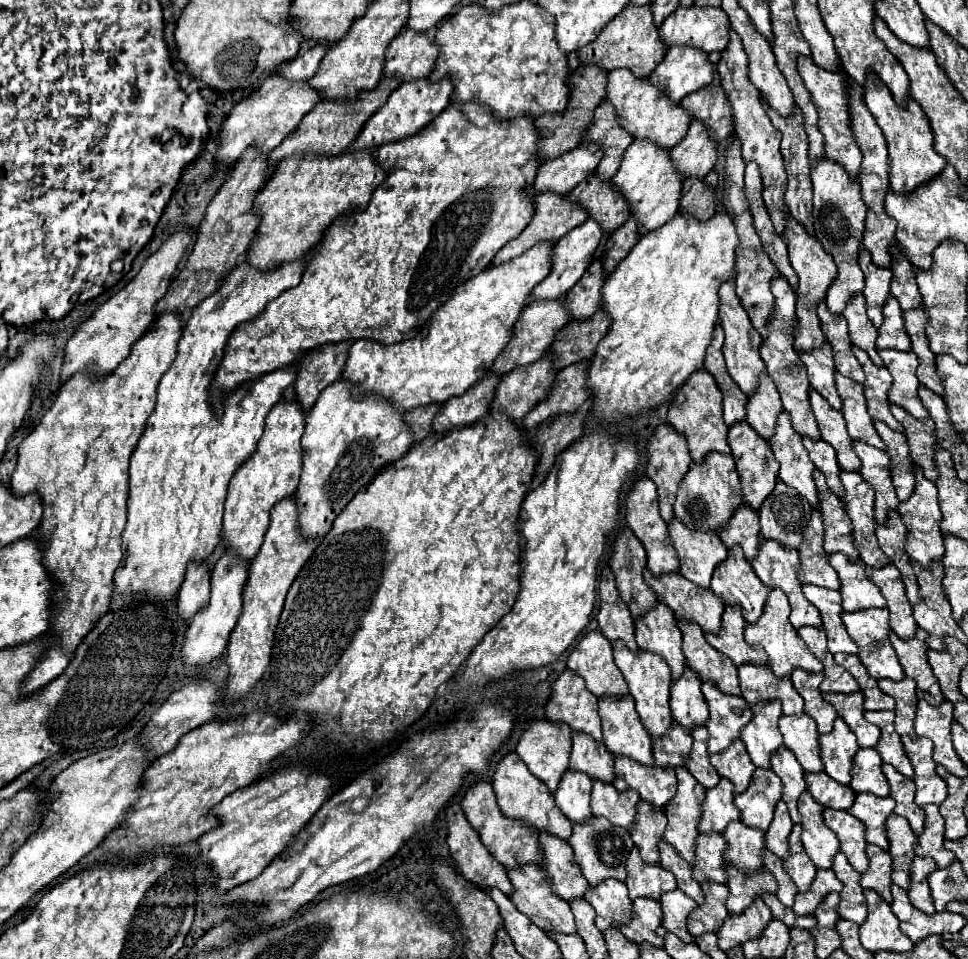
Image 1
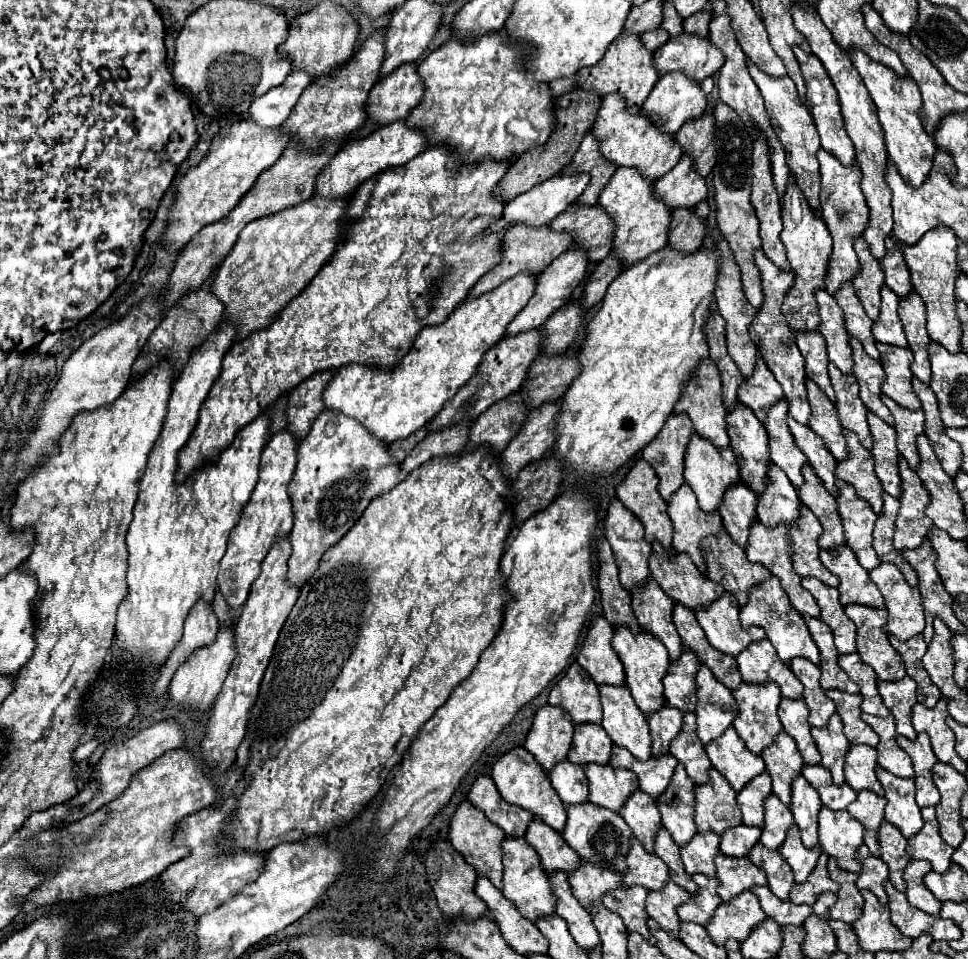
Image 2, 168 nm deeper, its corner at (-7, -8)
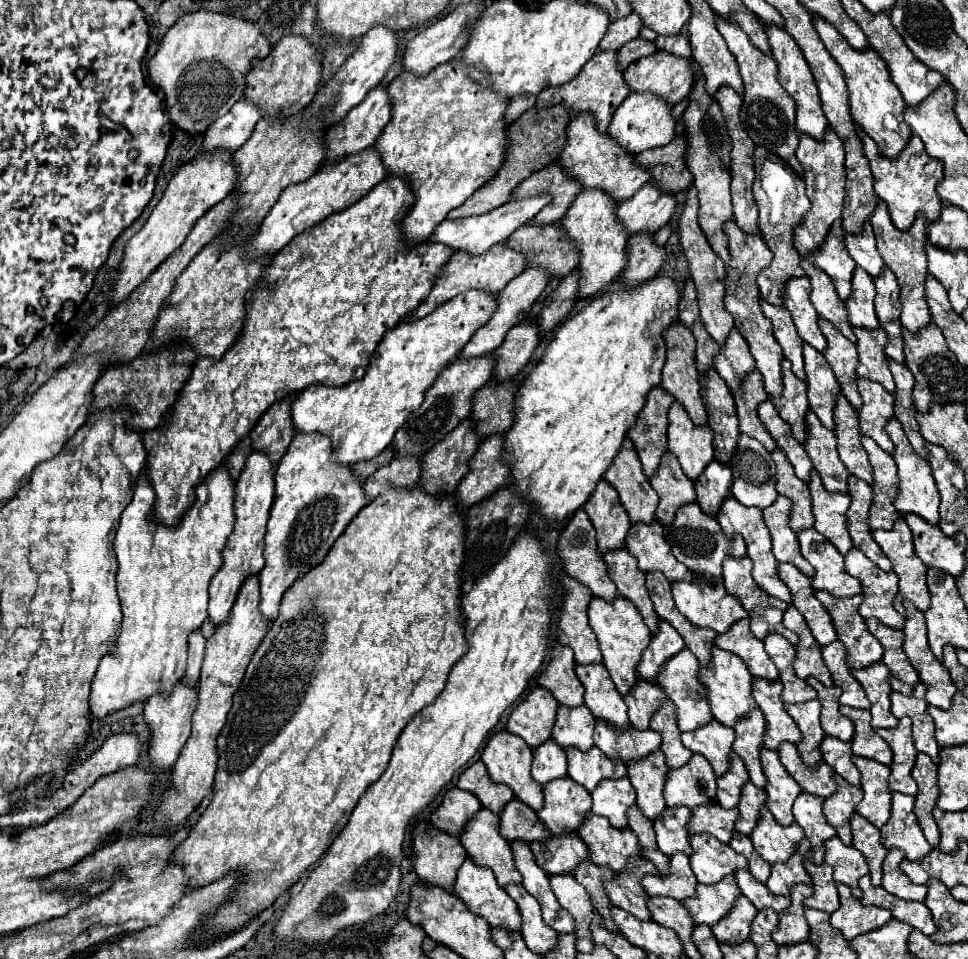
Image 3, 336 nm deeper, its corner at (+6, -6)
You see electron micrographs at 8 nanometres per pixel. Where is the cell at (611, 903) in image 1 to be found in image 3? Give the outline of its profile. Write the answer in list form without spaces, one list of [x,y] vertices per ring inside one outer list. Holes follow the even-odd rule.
[[[577,832],[551,836],[549,842],[533,842],[531,852],[547,874],[573,874],[583,860],[589,860],[589,850]]]

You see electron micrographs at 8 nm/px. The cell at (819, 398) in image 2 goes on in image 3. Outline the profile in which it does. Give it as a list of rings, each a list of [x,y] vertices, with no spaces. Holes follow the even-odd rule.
[[[787,358],[781,360],[781,380],[783,392],[779,398],[769,396],[777,414],[789,424],[791,434],[797,442],[805,442],[805,412],[809,410],[807,402],[807,386],[791,372],[791,362]]]

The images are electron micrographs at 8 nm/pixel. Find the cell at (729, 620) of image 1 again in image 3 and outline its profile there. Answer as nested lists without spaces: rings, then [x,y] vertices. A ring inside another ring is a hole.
[[[693,574],[693,582],[673,582],[671,584],[673,590],[673,598],[675,604],[679,608],[679,612],[695,626],[705,626],[715,630],[717,634],[723,634],[725,630],[731,628],[733,622],[741,620],[747,616],[747,610],[741,606],[739,598],[735,598],[733,594],[729,594],[725,590],[723,582],[705,582],[705,578],[701,578],[701,574]]]

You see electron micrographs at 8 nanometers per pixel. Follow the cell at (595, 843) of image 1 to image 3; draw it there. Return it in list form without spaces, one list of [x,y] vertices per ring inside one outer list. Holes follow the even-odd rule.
[[[557,778],[543,786],[543,808],[537,810],[551,834],[573,832],[591,812],[591,794],[571,778]]]

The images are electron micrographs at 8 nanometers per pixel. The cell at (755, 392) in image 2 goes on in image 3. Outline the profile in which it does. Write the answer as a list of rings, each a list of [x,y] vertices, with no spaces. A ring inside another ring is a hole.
[[[737,328],[729,332],[725,344],[721,346],[721,354],[717,354],[717,360],[713,360],[713,366],[731,390],[737,390],[745,374],[755,370],[749,346]]]

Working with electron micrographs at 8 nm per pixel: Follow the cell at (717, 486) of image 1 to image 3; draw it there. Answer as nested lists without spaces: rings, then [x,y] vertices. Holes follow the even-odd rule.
[[[675,402],[673,408],[669,408],[667,416],[667,446],[677,456],[687,478],[697,480],[703,468],[713,460],[713,432],[707,424],[693,424],[679,402]]]

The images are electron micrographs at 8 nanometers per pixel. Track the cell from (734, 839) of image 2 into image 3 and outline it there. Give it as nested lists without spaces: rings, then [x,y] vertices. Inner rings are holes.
[[[719,804],[713,806],[697,806],[697,810],[691,810],[691,820],[687,830],[691,834],[695,832],[707,832],[711,836],[715,836],[719,842],[729,844],[733,828],[735,828],[735,820],[737,820],[739,810],[725,810]]]

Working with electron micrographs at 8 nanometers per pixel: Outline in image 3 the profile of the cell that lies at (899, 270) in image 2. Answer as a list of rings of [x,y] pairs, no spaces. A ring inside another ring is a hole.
[[[865,222],[863,230],[857,232],[857,234],[849,234],[845,230],[843,244],[845,244],[845,250],[849,252],[849,256],[857,262],[857,266],[861,266],[869,276],[875,278],[883,270],[885,264],[883,264],[883,260],[877,252],[875,236],[873,236],[873,230],[871,230],[869,222]]]

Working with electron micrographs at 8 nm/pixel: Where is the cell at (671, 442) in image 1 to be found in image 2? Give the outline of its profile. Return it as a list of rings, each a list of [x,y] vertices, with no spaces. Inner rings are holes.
[[[672,414],[662,432],[642,450],[642,458],[660,478],[658,492],[666,502],[684,484],[684,454],[692,434],[694,426],[686,414]]]

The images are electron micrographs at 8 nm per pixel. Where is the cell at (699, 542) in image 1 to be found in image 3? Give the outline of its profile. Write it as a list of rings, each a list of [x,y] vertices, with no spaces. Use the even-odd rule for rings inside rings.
[[[669,450],[661,456],[659,468],[651,478],[651,486],[659,494],[659,506],[655,516],[663,526],[669,526],[673,522],[679,506],[697,500],[693,482],[685,478],[675,454],[671,454]]]

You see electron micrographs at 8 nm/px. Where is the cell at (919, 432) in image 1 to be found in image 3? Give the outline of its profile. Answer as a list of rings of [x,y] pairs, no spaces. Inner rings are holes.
[[[857,378],[859,394],[863,398],[861,408],[857,408],[859,428],[865,436],[871,436],[883,450],[893,454],[893,442],[885,432],[885,422],[893,416],[893,394],[889,394],[881,384]]]

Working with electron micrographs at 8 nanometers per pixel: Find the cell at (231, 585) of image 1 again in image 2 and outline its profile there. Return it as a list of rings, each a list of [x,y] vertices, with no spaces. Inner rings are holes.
[[[236,620],[220,624],[214,644],[208,644],[206,648],[200,648],[198,652],[194,652],[194,656],[190,656],[190,660],[186,660],[186,664],[176,670],[176,674],[168,686],[172,700],[176,700],[180,704],[190,704],[192,708],[198,708],[198,710],[208,710],[212,706],[212,702],[218,696],[222,682],[228,676],[228,670],[232,668],[232,662],[236,658],[234,624],[236,624]]]

